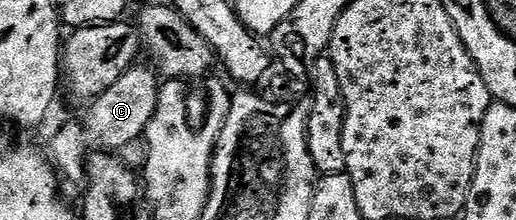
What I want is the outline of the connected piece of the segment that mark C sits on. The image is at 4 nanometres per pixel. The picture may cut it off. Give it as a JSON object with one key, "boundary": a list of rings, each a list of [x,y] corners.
{"boundary":[[[152,68],[128,69],[118,81],[111,83],[103,95],[88,106],[89,118],[82,125],[65,125],[53,137],[47,156],[62,178],[77,185],[86,180],[85,166],[98,151],[119,151],[127,143],[140,138],[151,123],[157,106],[159,77]]]}

